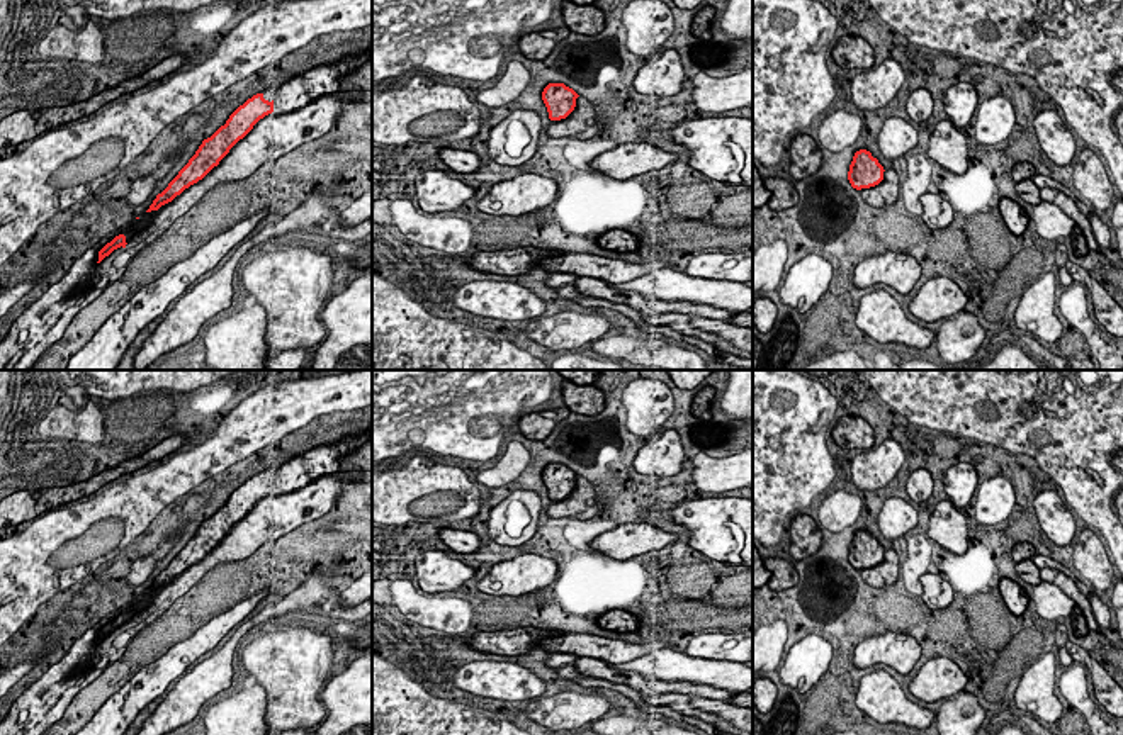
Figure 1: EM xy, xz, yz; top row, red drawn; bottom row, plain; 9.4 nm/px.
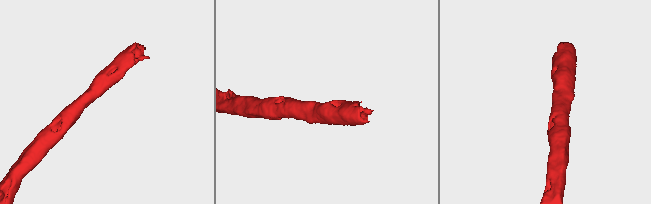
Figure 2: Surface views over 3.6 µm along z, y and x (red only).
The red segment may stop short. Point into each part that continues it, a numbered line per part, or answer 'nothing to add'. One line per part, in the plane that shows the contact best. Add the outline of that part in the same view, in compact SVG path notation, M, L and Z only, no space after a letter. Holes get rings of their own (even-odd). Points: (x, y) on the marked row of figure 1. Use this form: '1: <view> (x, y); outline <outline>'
1: xy (299, 90); outline M370 53L360 56L343 56L331 65L319 65L304 75L292 76L277 88L260 92L265 100L274 104L275 115L294 112L326 93L338 92L345 75L360 66Z

